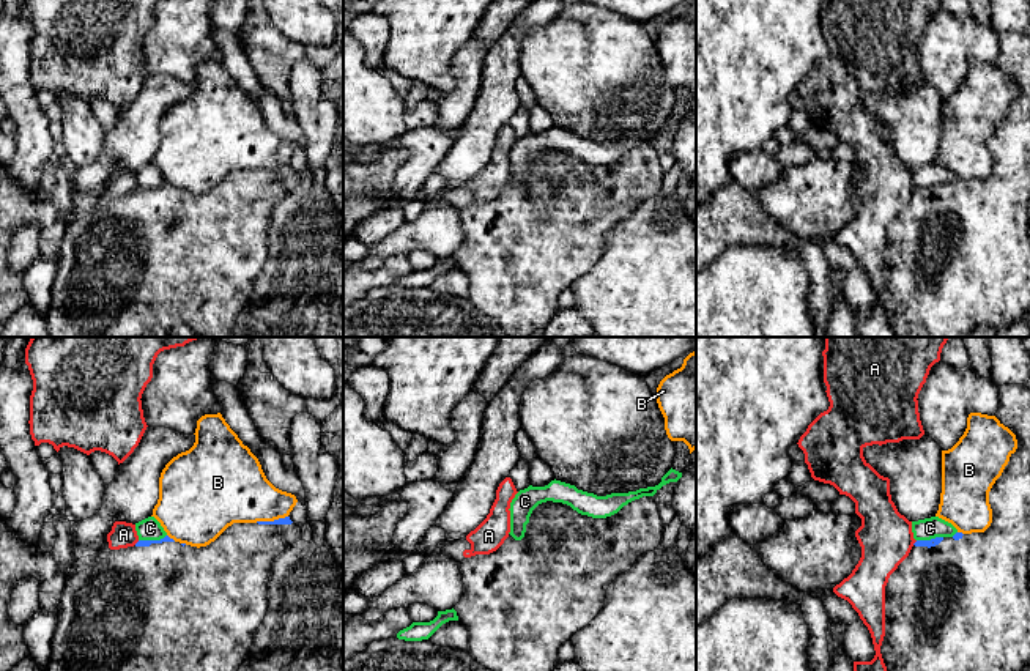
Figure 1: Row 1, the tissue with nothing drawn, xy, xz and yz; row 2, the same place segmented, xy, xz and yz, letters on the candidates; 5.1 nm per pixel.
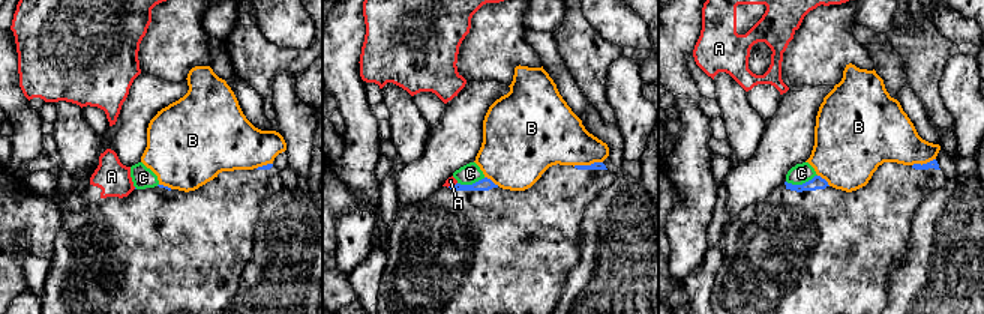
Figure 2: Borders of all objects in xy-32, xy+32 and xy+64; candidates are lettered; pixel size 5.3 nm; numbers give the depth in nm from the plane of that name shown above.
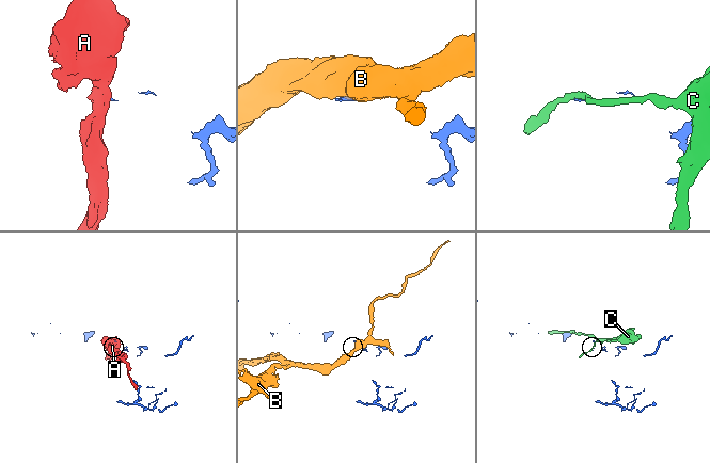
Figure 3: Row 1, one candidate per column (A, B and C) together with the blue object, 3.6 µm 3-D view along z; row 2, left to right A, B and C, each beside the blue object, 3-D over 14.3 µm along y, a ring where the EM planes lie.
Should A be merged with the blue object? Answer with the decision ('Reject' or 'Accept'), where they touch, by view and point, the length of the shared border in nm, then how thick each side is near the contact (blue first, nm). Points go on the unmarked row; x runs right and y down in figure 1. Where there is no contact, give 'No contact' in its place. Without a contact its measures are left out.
Reject. Touches blue at xy (137, 189). Shared border 40 nm. Thickness 30 nm (blue) against 130 nm

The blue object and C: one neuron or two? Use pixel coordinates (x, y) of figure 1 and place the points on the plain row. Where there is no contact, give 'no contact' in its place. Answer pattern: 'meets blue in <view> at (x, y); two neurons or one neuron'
meets blue in xy at (151, 188); two neurons

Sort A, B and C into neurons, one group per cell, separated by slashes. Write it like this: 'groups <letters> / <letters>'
groups A / B / C

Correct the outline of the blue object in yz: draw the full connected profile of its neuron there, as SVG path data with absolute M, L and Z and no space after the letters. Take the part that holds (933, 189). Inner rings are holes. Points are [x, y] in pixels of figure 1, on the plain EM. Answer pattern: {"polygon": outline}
{"polygon": "M999 33L995 65L1016 82L1017 96L989 139L991 173L984 180L917 187L885 233L880 301L896 337L973 337L978 326L1003 331L1030 312L1030 36Z"}

